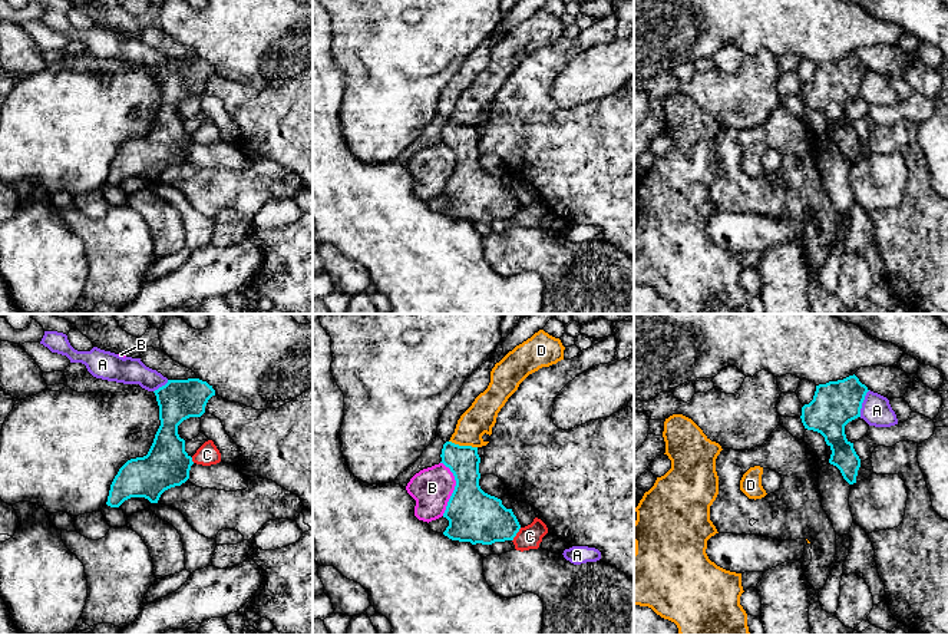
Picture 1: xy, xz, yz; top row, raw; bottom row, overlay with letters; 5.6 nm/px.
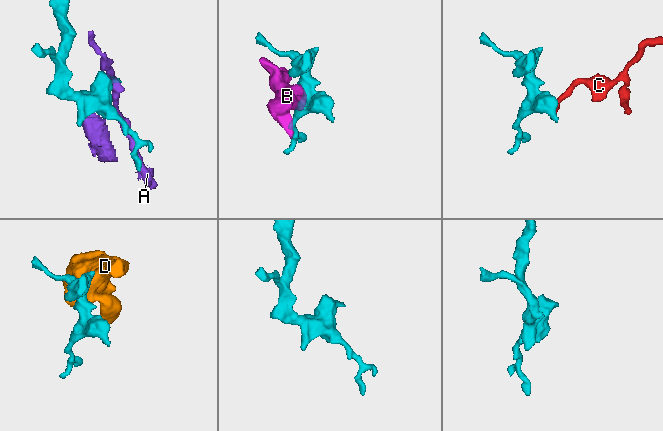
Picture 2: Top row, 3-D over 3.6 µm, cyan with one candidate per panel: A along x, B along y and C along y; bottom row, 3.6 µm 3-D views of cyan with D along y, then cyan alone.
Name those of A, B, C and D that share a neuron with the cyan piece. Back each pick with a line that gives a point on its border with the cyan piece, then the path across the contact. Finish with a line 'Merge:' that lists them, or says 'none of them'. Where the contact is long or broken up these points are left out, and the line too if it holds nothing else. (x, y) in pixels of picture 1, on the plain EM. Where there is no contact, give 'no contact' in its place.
Merge: none of them

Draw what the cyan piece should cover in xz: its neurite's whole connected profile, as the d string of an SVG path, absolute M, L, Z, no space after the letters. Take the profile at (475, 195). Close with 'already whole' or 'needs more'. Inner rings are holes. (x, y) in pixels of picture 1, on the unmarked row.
M446 120L440 136L440 142L450 148L456 159L443 192L449 199L443 214L472 224L513 219L521 204L512 188L506 188L501 178L485 172L479 165L478 126Z; already whole

